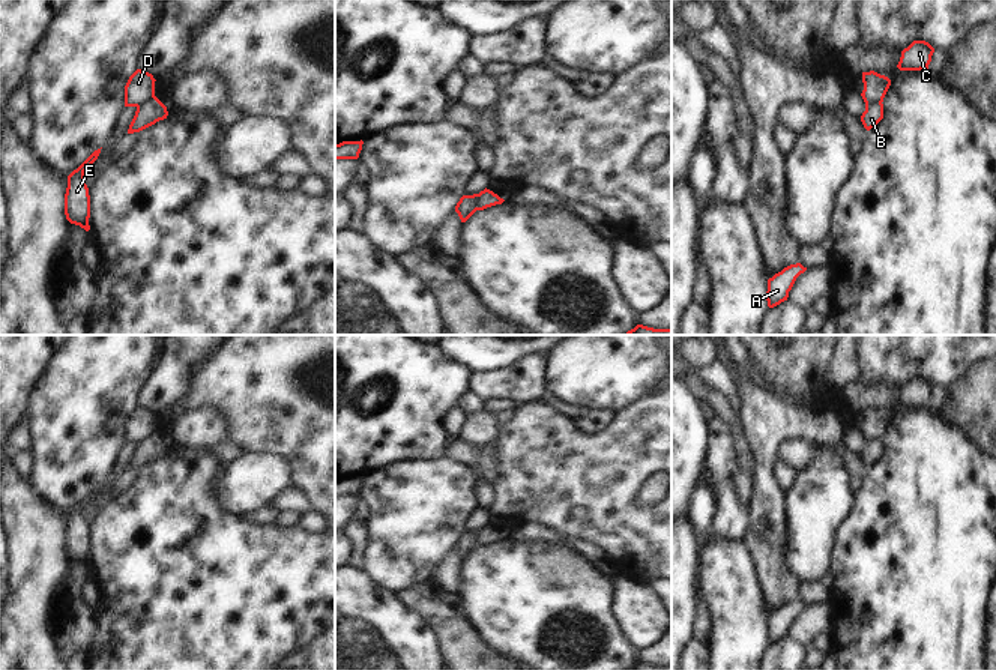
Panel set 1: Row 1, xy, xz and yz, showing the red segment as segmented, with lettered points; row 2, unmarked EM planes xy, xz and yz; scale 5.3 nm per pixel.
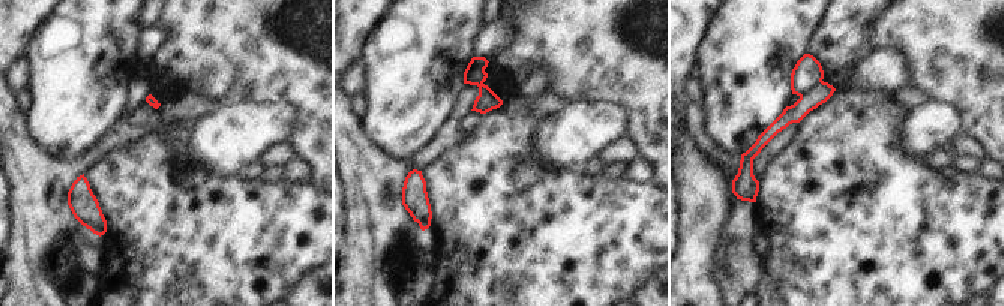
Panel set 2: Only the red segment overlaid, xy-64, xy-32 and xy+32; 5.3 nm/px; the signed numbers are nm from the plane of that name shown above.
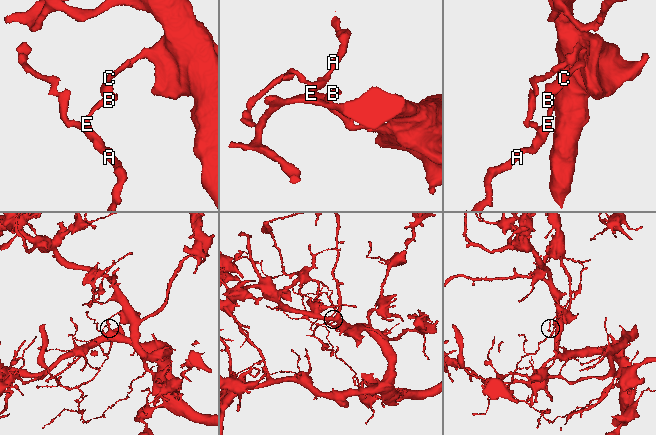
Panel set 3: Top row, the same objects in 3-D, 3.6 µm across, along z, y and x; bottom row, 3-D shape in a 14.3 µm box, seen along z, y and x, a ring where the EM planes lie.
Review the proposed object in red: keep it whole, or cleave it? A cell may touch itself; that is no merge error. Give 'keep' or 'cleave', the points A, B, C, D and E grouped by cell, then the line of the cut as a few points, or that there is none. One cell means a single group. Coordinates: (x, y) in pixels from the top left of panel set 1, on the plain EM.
cleave; A B E / C D; cut in xy along (153, 431), (137, 443)

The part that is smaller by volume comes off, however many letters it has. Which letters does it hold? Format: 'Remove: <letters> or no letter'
Remove: A, B, E

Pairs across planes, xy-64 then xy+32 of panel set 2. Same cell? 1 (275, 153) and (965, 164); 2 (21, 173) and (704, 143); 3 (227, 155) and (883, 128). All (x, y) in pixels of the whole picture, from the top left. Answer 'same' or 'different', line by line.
1: different
2: different
3: different

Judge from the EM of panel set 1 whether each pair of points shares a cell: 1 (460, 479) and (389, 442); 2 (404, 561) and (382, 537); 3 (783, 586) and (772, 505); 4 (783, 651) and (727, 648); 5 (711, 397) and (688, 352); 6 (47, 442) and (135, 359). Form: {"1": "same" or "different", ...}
{"1": "different", "2": "same", "3": "same", "4": "different", "5": "different", "6": "same"}

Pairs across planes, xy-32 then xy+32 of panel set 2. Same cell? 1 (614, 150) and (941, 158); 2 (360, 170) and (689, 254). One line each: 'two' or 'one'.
1: two
2: one

